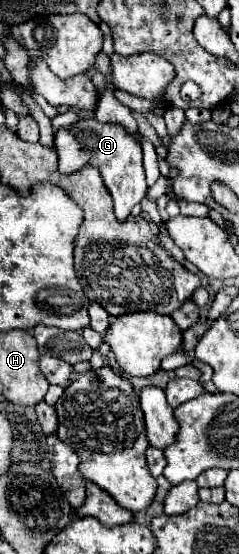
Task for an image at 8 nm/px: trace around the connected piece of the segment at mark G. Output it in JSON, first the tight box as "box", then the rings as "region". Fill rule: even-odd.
{"box":[55,121,147,221],"region":[[[89,121],[83,129],[63,129],[63,133],[55,133],[55,151],[59,155],[59,171],[73,173],[81,169],[81,165],[89,163],[99,169],[105,187],[109,189],[115,203],[115,217],[125,221],[131,209],[143,199],[147,193],[145,169],[143,169],[143,153],[141,145],[125,133],[125,129],[117,123],[97,123]]]}

